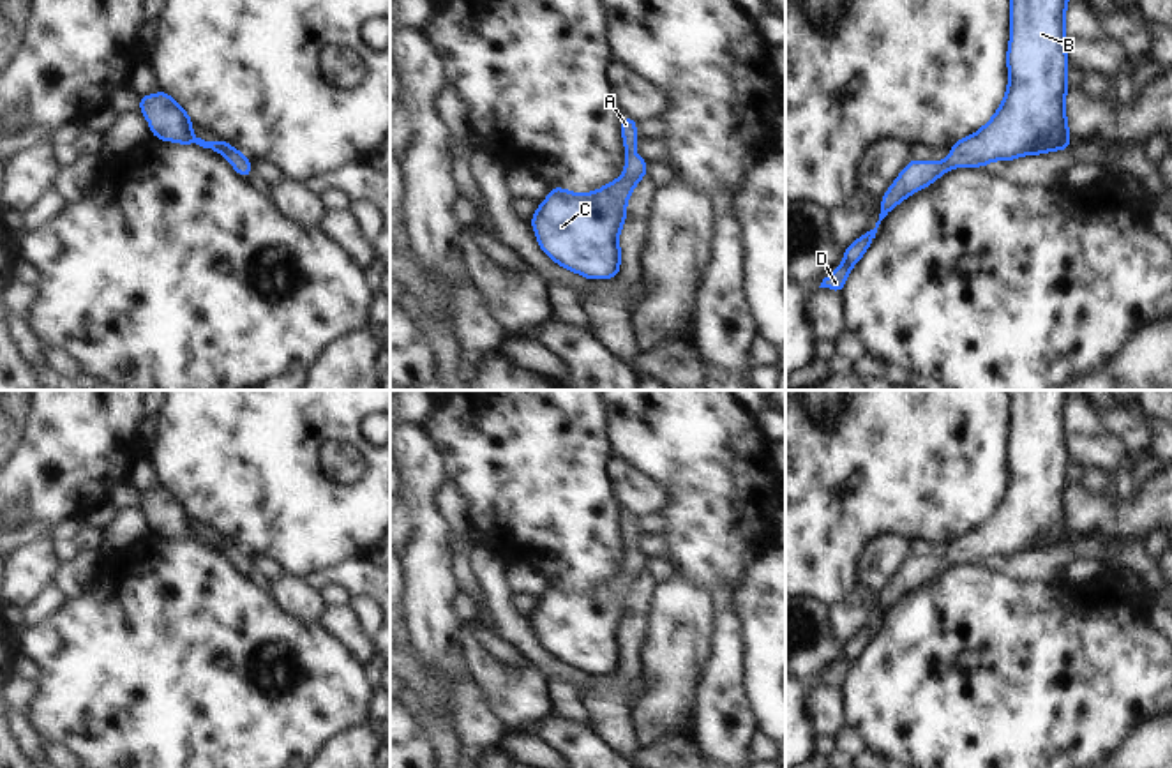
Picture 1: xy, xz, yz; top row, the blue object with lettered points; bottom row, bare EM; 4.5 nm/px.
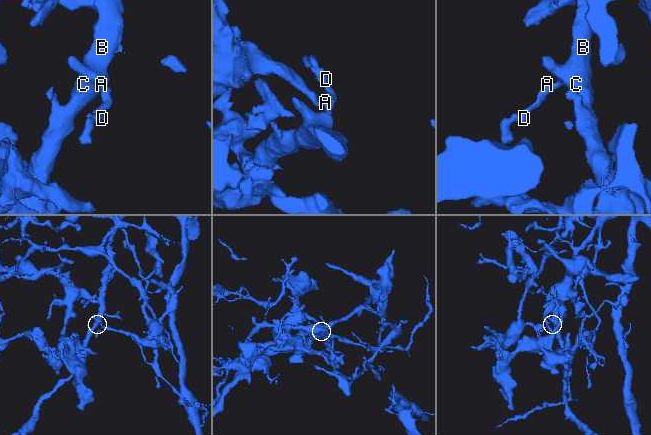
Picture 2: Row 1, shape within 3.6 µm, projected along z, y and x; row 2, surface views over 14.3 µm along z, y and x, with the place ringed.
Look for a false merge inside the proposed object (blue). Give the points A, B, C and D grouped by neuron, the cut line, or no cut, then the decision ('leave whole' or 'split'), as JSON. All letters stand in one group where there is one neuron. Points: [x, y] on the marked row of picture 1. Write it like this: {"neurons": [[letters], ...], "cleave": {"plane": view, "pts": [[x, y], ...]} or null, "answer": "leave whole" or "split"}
{"neurons": [["A", "B", "C", "D"]], "cleave": null, "answer": "leave whole"}

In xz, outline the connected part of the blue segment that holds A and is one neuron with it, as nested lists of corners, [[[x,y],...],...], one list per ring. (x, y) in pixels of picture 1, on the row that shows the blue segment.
[[[623,117],[620,131],[625,148],[623,175],[593,192],[574,194],[552,185],[528,221],[538,247],[560,267],[593,279],[616,279],[621,267],[620,231],[627,221],[627,201],[648,173],[648,161],[635,154],[639,122]]]

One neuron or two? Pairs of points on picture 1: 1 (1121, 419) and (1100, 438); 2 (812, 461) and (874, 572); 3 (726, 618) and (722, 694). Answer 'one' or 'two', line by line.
1: two
2: two
3: one

